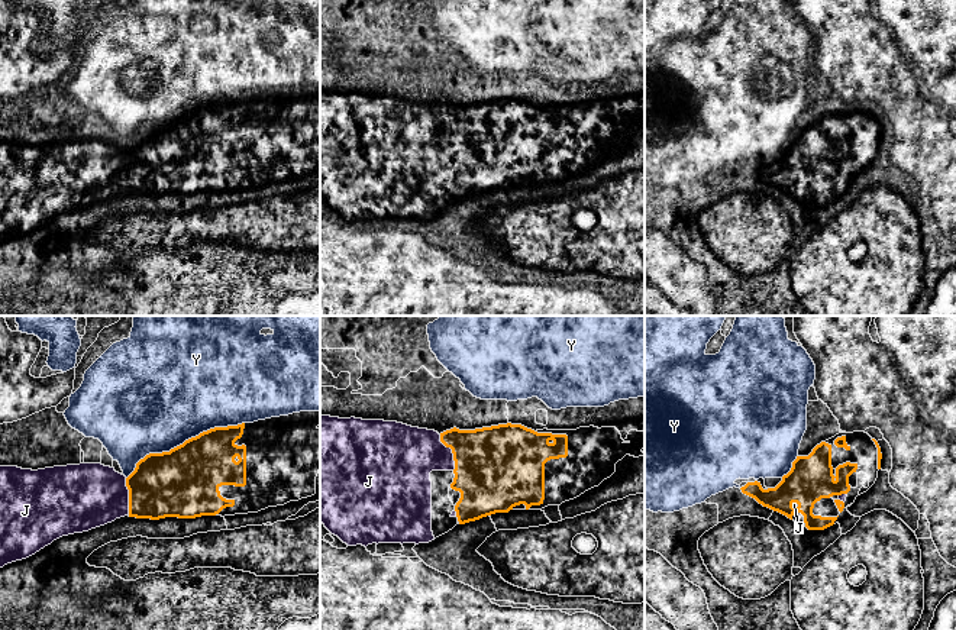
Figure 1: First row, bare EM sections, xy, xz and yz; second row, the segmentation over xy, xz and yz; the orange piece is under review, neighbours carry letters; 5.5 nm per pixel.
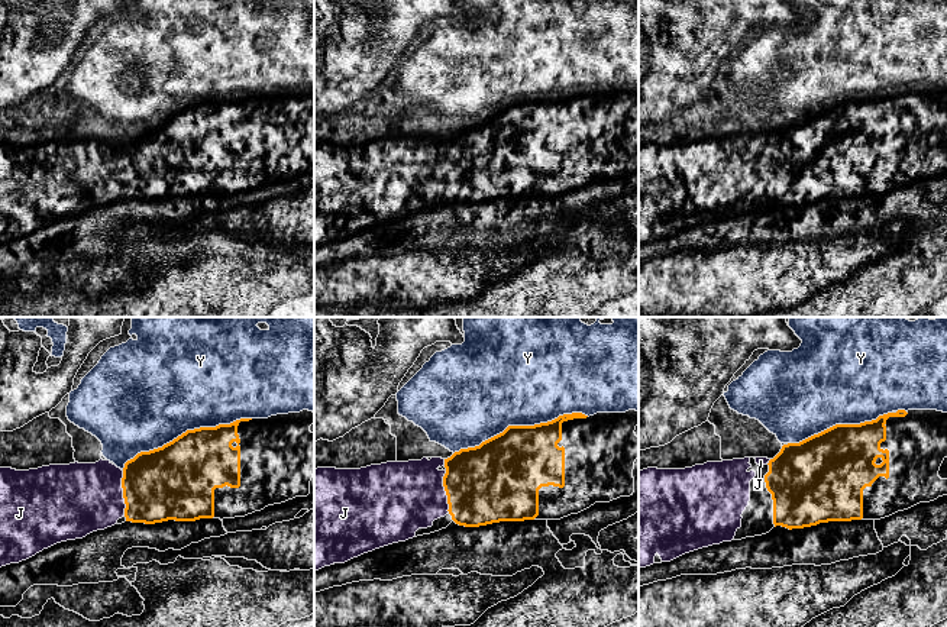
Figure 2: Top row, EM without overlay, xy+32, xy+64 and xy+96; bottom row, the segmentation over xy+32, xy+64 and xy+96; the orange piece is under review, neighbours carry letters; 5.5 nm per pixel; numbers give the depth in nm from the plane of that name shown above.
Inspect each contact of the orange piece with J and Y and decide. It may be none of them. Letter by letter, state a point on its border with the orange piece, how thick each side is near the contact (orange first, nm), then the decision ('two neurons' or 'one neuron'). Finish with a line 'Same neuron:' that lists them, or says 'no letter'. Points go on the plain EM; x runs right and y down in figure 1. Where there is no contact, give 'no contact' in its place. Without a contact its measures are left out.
J: contact xz (452, 128); calibres 440 and 320 nm; one neuron
Y: contact xy (184, 118); calibres 380 and 500 nm; two neurons
Same neuron: J

